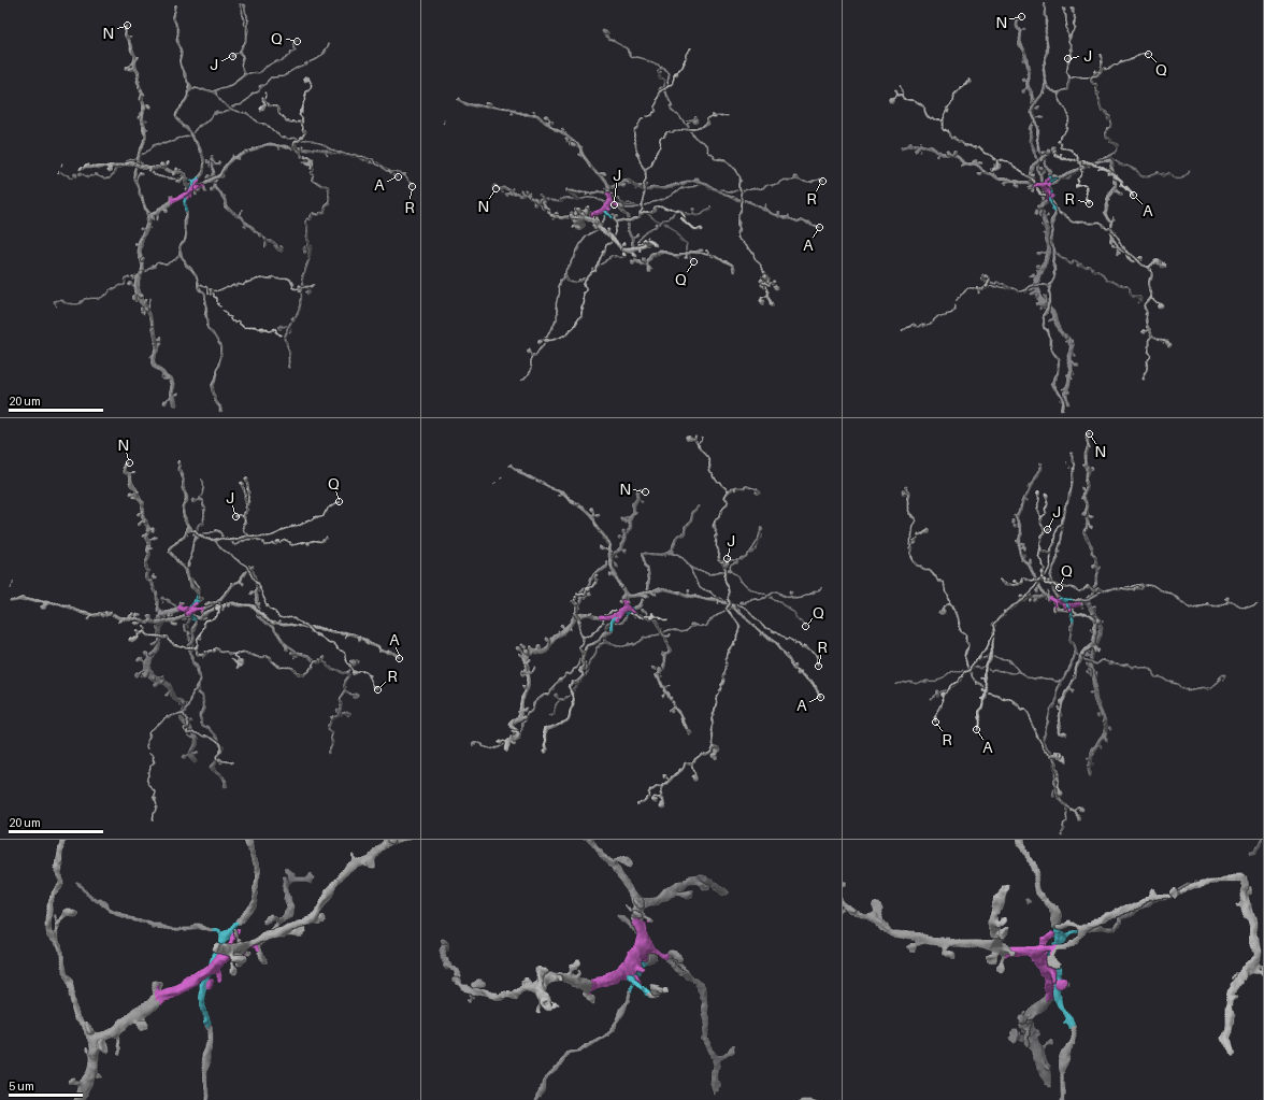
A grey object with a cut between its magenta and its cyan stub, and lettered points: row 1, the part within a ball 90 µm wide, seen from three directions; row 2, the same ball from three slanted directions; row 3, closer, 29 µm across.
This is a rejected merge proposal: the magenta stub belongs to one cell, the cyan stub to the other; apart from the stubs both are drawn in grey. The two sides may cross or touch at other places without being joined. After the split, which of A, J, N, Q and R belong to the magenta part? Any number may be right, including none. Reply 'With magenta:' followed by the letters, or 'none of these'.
With magenta: A, N

